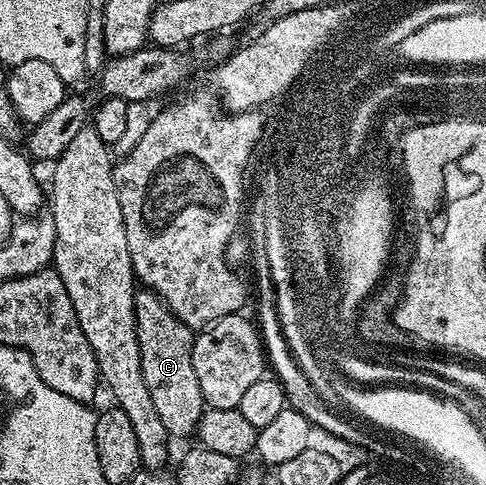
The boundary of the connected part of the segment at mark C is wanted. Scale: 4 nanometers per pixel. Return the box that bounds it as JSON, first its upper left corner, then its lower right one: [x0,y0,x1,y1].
[135,289,205,439]

